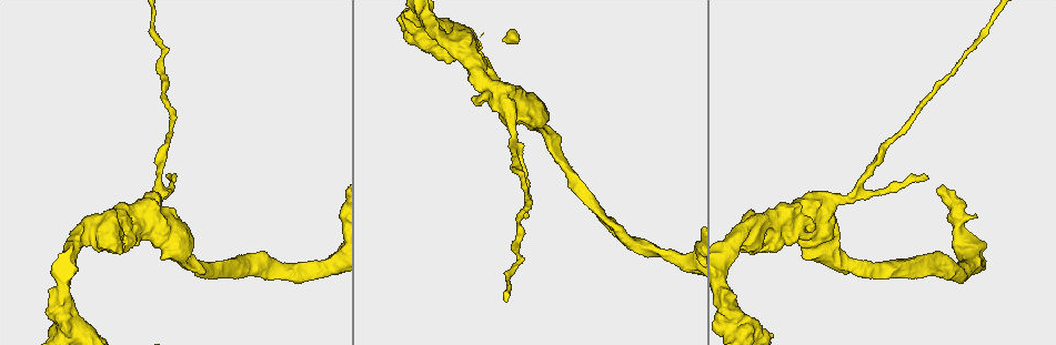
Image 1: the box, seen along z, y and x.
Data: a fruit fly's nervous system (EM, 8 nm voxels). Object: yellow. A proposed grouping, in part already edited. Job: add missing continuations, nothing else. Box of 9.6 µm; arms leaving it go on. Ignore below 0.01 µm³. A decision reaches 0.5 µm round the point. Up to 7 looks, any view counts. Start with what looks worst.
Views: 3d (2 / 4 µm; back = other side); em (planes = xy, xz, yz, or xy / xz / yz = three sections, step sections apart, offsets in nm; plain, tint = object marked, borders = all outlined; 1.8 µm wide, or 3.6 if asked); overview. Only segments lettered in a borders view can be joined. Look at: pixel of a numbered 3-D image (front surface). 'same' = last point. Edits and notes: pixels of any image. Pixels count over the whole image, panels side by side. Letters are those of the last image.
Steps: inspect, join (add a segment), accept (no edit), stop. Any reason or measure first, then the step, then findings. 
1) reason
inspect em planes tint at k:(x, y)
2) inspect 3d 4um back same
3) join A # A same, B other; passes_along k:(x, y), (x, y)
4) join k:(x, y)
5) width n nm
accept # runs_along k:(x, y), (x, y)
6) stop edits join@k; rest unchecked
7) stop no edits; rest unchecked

sudden change in width
inspect em 3.6um yz step 8 tint at 1:(147, 210)

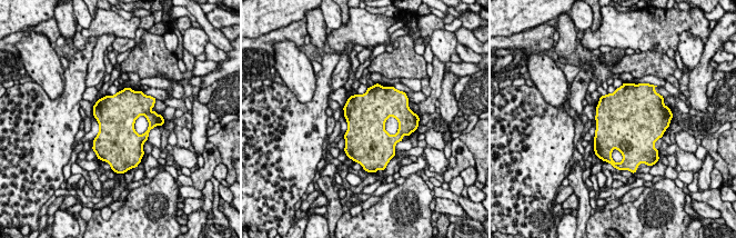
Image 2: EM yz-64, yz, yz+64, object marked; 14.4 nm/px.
cut it another way
inspect em 3.6um planes tint same

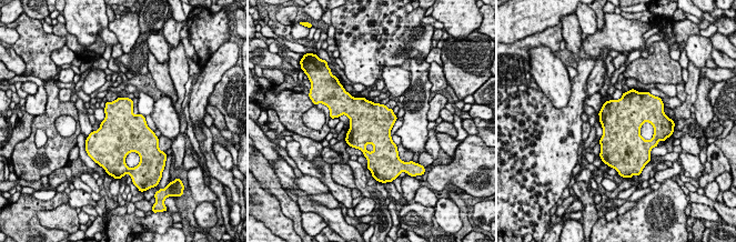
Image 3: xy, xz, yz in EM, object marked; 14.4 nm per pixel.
inspect em 3.6um planes borders same

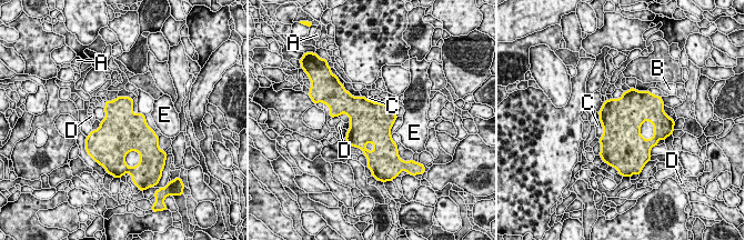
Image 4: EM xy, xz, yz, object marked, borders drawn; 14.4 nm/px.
accept # A other, B other, C other, D other, E other; border 4:(600, 120), (602, 127), (600, 139); no lettered segment goes on from it

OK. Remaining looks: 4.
thick turns thin
inspect em 3.6um yz step 8 tint at 1:(63, 318)

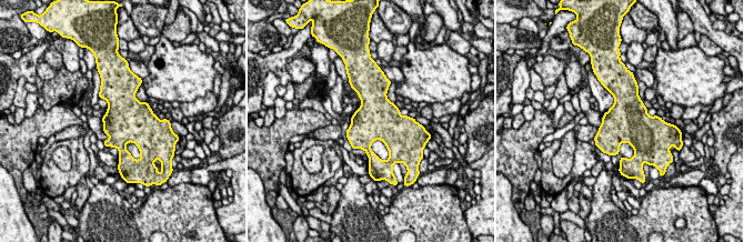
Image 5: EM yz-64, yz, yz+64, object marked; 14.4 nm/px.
see the neighbours
inspect em 3.6um yz step 8 borders same

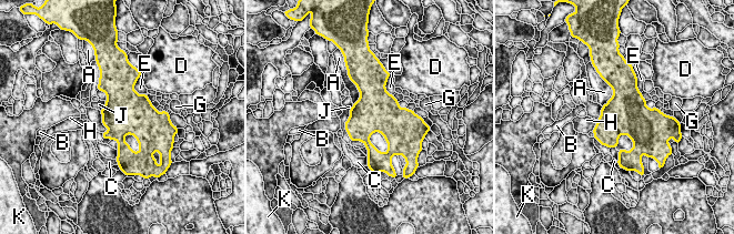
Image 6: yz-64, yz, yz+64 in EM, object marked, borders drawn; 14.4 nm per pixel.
longest_contact A 380 nm
accept # A other, B other, C other, D other, E other, G other, H other, J other, K other; border 6:(597, 120), (592, 131); none of them fits

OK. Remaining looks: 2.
closes a loop
inspect em planes borders at 1:(114, 253)

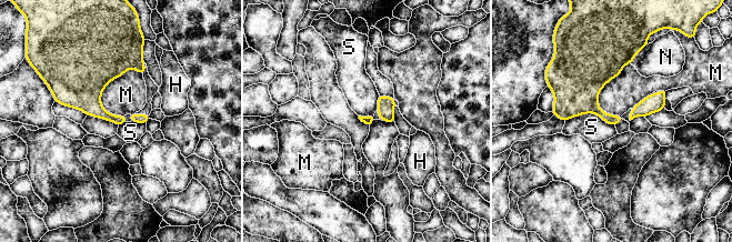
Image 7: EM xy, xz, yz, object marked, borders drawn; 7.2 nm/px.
join 7:(665, 57) # H other, M other, N same, S other; the neuron continues

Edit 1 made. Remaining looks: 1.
stop edits join@7; rest unchecked

